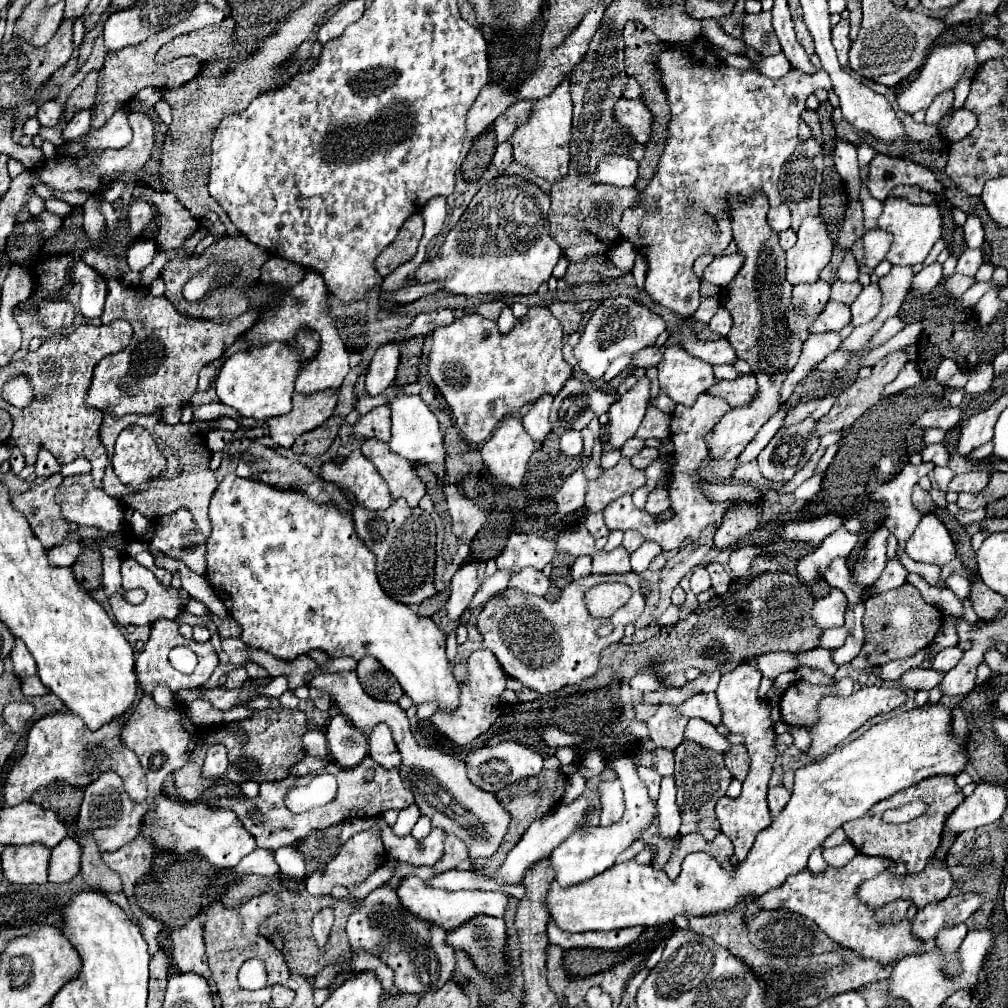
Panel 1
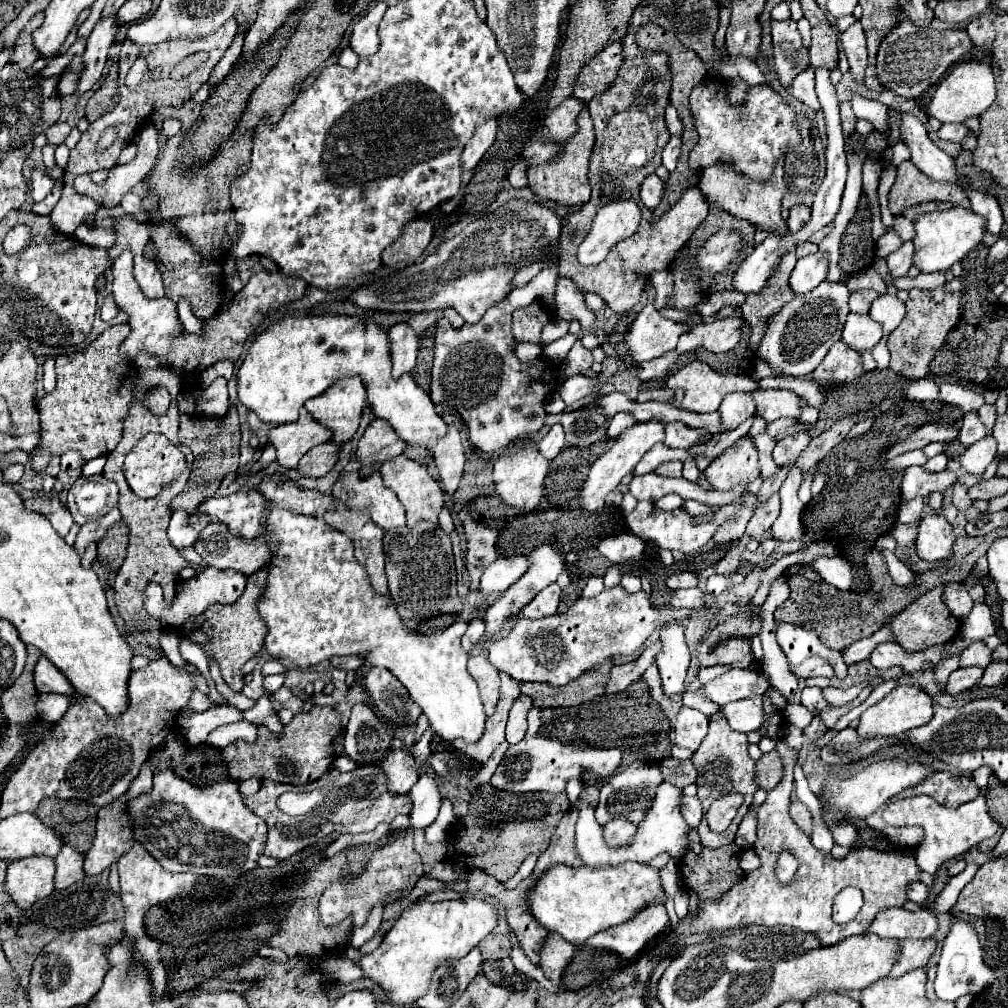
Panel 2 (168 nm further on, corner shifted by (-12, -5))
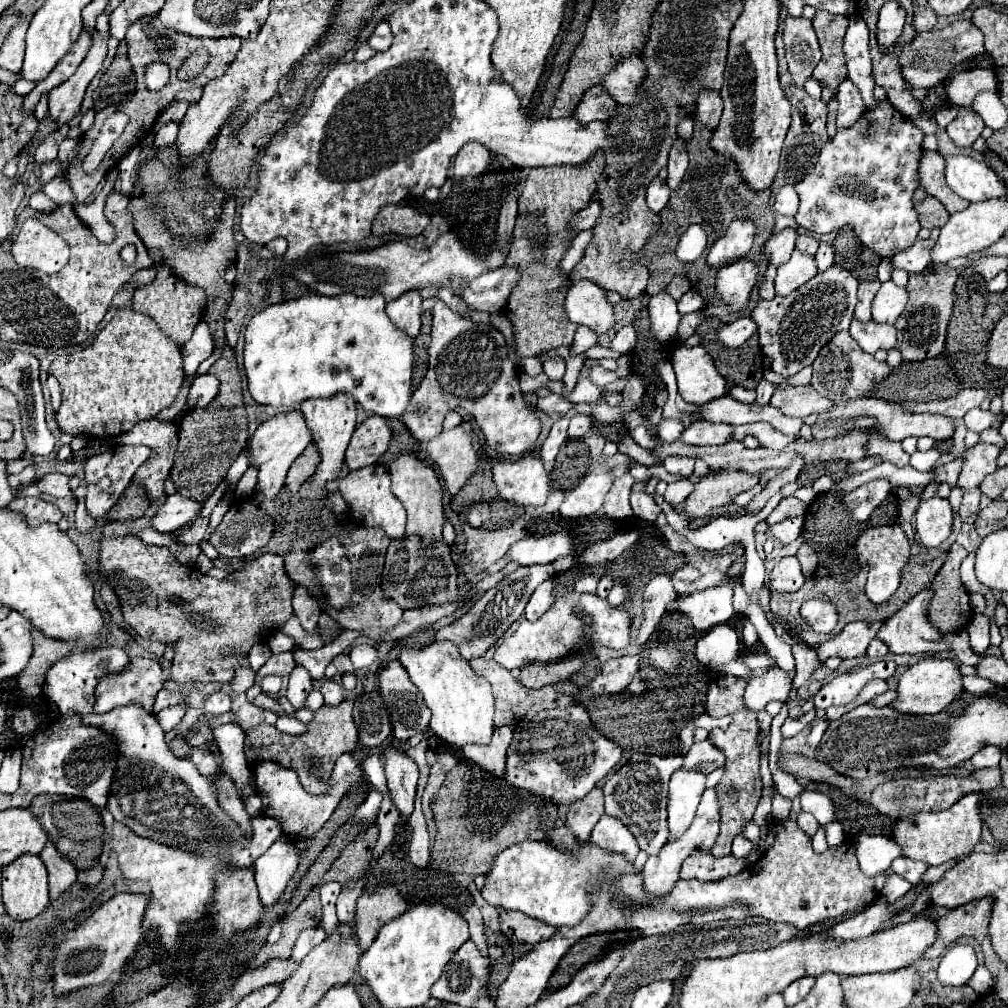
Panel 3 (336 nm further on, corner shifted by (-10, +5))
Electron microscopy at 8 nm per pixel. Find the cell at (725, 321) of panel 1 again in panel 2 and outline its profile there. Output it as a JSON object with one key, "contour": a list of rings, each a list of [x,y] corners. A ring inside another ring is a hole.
{"contour":[[[742,319],[700,323],[680,336],[676,351],[681,355],[695,351],[698,347],[704,347],[712,353],[726,353],[738,345],[740,335],[742,335]]]}

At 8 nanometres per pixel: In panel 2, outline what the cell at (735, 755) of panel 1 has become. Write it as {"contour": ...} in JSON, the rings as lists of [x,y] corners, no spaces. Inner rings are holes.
{"contour":[[[776,751],[764,753],[762,759],[756,761],[756,777],[760,781],[760,787],[770,791],[774,789],[784,775],[784,763]]]}

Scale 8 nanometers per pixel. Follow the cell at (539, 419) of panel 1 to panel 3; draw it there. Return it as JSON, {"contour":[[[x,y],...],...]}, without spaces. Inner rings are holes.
{"contour":[[[562,417],[558,421],[554,421],[552,429],[550,429],[550,435],[546,437],[544,445],[540,447],[540,459],[544,461],[544,467],[546,471],[552,471],[554,467],[554,459],[556,459],[556,453],[560,449],[560,445],[566,441],[566,429],[568,429],[568,417]]]}

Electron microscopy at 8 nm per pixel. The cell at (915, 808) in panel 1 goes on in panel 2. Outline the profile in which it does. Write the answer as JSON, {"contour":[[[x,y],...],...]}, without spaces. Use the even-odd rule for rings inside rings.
{"contour":[[[928,795],[896,799],[886,805],[884,821],[896,827],[920,825],[924,829],[924,839],[918,845],[918,853],[916,853],[916,865],[920,867],[920,871],[926,871],[930,875],[934,875],[938,867],[944,865],[946,861],[964,855],[980,841],[990,839],[1000,827],[996,825],[996,821],[992,821],[992,817],[988,817],[984,795],[978,795],[976,799],[960,805],[958,809],[944,809],[942,805],[936,805],[936,801],[932,801],[932,797]]]}

